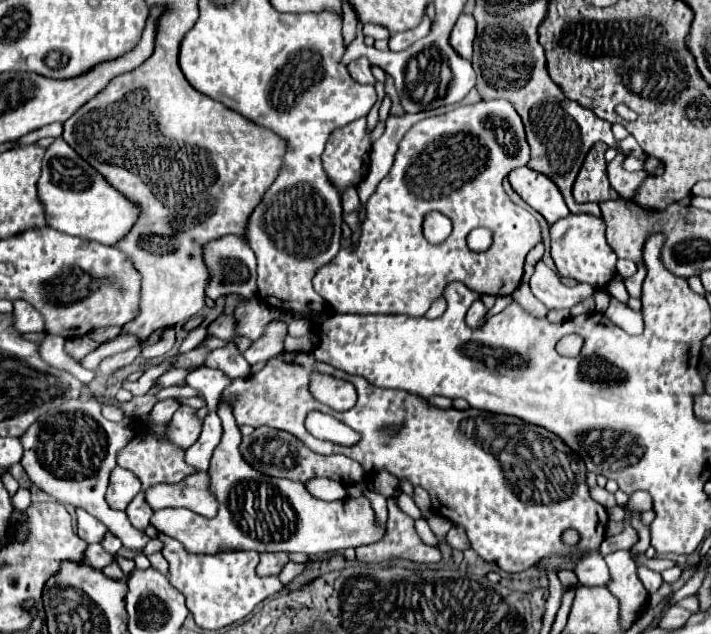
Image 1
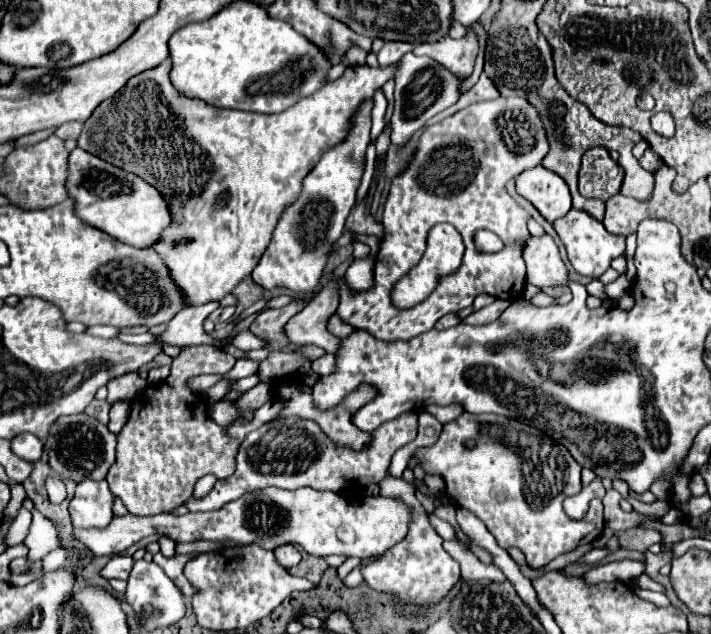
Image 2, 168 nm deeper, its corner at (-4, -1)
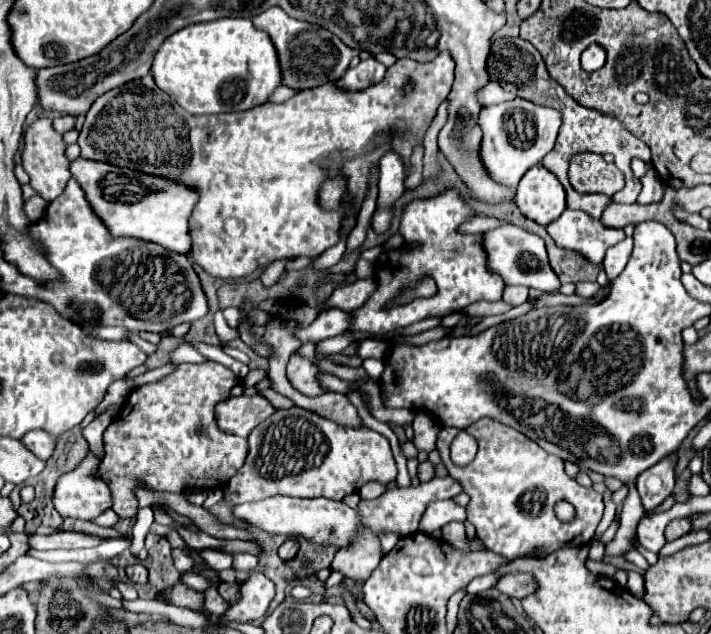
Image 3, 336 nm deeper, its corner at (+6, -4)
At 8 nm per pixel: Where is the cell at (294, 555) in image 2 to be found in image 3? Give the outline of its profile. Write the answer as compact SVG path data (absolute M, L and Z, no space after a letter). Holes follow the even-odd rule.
M286 540L286 542L278 548L278 556L280 556L284 562L292 560L292 558L296 556L296 552L298 552L298 544L296 544L294 540Z

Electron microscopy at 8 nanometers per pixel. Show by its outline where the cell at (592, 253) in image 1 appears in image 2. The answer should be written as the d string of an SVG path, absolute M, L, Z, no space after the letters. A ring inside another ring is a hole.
M570 209L564 217L554 221L554 229L560 235L562 243L566 245L568 259L570 259L572 267L582 275L600 277L610 267L610 261L620 257L620 255L624 255L624 249L626 249L626 245L624 245L626 237L624 235L608 233L604 229L604 225L598 219L594 219L590 213L586 213L586 211Z

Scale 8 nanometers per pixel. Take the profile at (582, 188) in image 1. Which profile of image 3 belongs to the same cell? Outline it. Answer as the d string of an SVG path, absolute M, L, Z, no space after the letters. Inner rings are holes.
M594 152L576 154L570 162L568 178L570 178L570 184L574 186L574 190L578 190L582 194L612 196L614 192L622 190L622 186L624 186L622 172L614 164L604 162L604 158Z

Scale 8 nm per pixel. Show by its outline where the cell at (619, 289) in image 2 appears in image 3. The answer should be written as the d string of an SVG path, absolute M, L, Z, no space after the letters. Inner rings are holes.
M624 238L622 242L618 242L616 246L612 246L608 252L606 252L606 258L604 258L604 270L608 274L608 284L606 284L606 290L610 290L612 286L612 280L618 278L618 274L624 270L628 258L630 258L630 252L632 252L632 238Z

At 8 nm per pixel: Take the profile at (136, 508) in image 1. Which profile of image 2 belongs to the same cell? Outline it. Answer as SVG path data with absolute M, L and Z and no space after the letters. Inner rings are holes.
M210 345L184 347L182 353L172 361L172 371L168 379L158 385L148 385L136 399L132 399L128 423L124 425L124 431L120 431L118 435L116 461L112 463L106 475L112 487L112 493L126 505L126 509L132 515L156 515L156 513L172 511L192 497L194 485L200 477L210 473L210 475L216 475L218 479L226 479L234 473L236 453L242 441L228 437L226 431L220 425L216 425L206 413L206 405L202 397L188 387L188 381L192 377L206 375L206 373L226 375L234 367L234 363L236 359L232 355Z

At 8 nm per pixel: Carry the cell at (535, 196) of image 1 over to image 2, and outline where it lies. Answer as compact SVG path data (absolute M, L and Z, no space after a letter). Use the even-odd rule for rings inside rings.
M542 165L524 171L516 179L516 191L528 199L548 223L554 223L554 219L566 215L572 207L566 181Z

